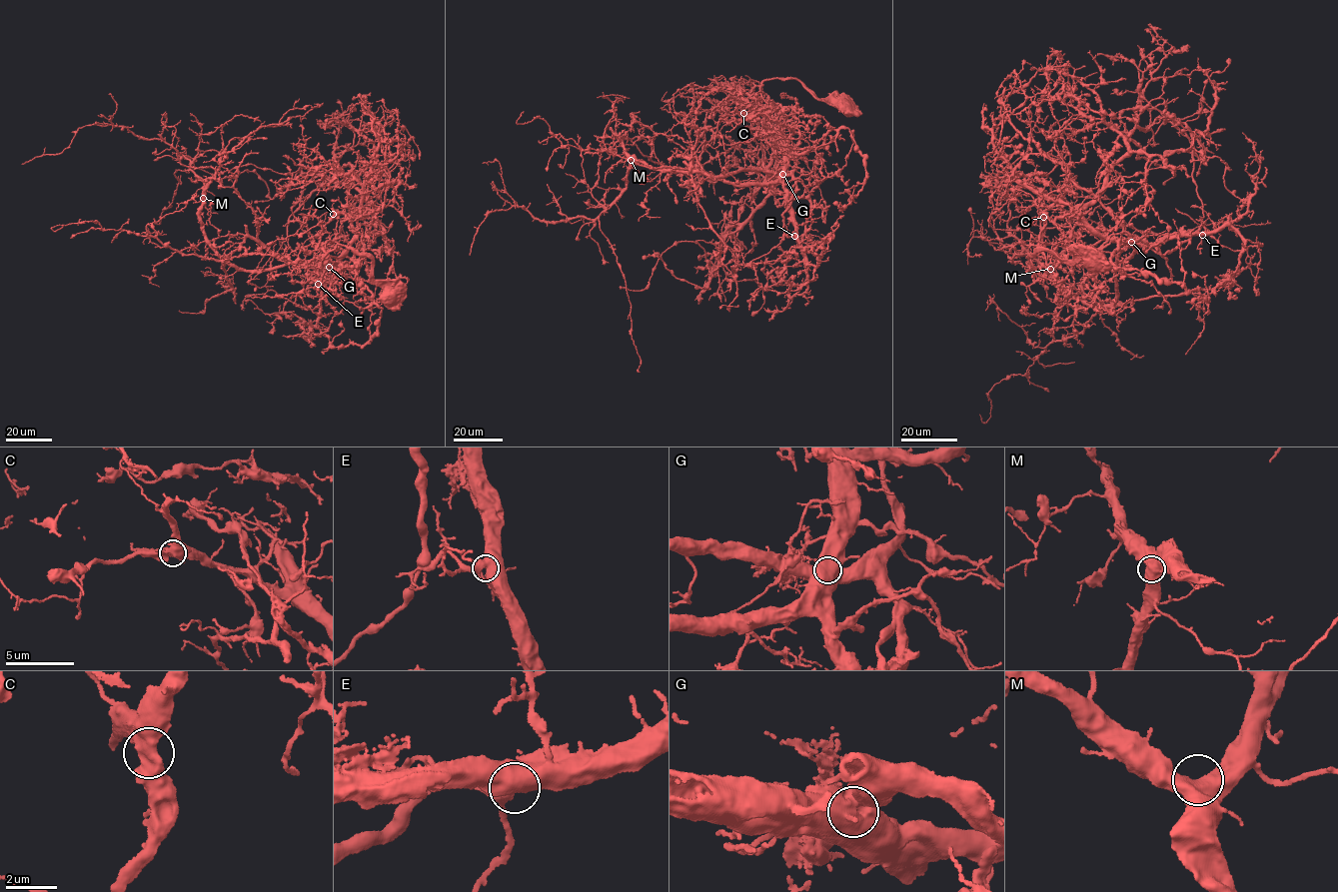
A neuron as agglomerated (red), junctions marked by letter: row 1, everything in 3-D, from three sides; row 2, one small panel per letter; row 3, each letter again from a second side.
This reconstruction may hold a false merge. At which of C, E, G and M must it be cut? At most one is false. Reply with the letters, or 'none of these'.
G

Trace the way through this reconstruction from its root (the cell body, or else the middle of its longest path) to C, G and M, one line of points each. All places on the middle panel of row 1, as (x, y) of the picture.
C: (846, 108), (787, 77), (764, 80), (755, 96), (762, 130), (743, 113)
G: (846, 108), (847, 102), (818, 98), (794, 78), (762, 82), (764, 119), (782, 154), (782, 174)
M: (846, 108), (794, 78), (770, 78), (759, 91), (783, 156), (776, 172), (714, 177), (631, 160)

